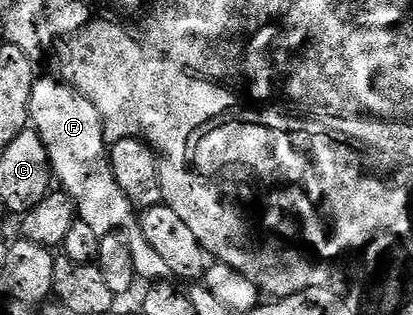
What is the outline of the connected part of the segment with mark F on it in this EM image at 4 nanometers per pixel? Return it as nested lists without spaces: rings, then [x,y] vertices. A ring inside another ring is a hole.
[[[45,75],[45,78],[39,77],[33,82],[28,111],[30,126],[37,130],[47,147],[54,178],[75,203],[78,220],[88,223],[95,235],[100,237],[121,230],[127,231],[131,259],[138,278],[145,283],[164,282],[170,276],[167,262],[153,250],[151,243],[147,243],[147,235],[143,235],[140,224],[137,224],[133,205],[123,195],[119,183],[115,182],[105,130],[95,105],[74,87]]]

